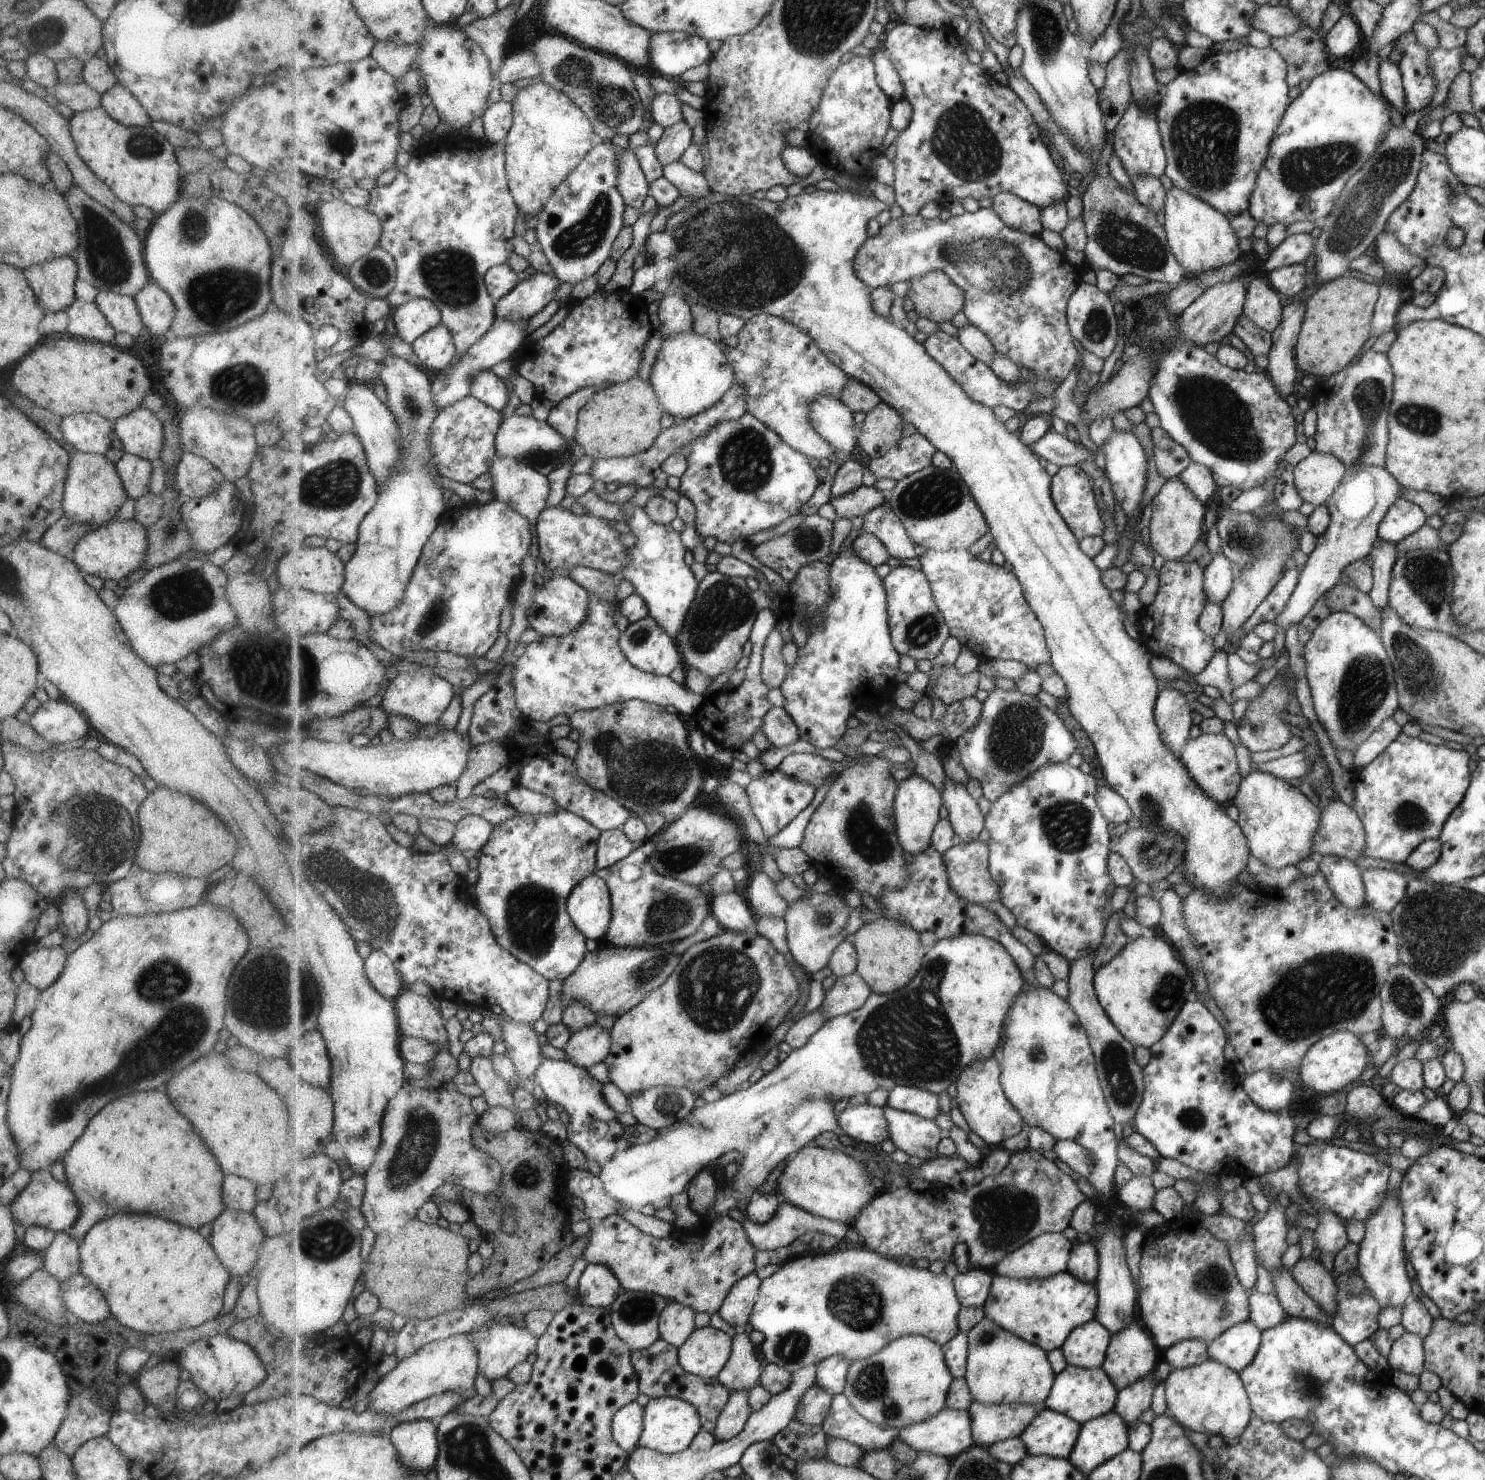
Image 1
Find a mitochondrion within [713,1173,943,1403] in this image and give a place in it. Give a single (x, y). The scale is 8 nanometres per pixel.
(855, 1300)

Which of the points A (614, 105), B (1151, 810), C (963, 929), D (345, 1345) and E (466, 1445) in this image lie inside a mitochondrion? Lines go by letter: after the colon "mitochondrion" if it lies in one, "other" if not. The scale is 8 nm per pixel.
A: mitochondrion
B: mitochondrion
C: other
D: other
E: mitochondrion

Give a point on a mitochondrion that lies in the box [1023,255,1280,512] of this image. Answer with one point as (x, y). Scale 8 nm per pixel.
(1215, 415)

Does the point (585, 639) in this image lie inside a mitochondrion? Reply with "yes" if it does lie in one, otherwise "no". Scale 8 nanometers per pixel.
no

